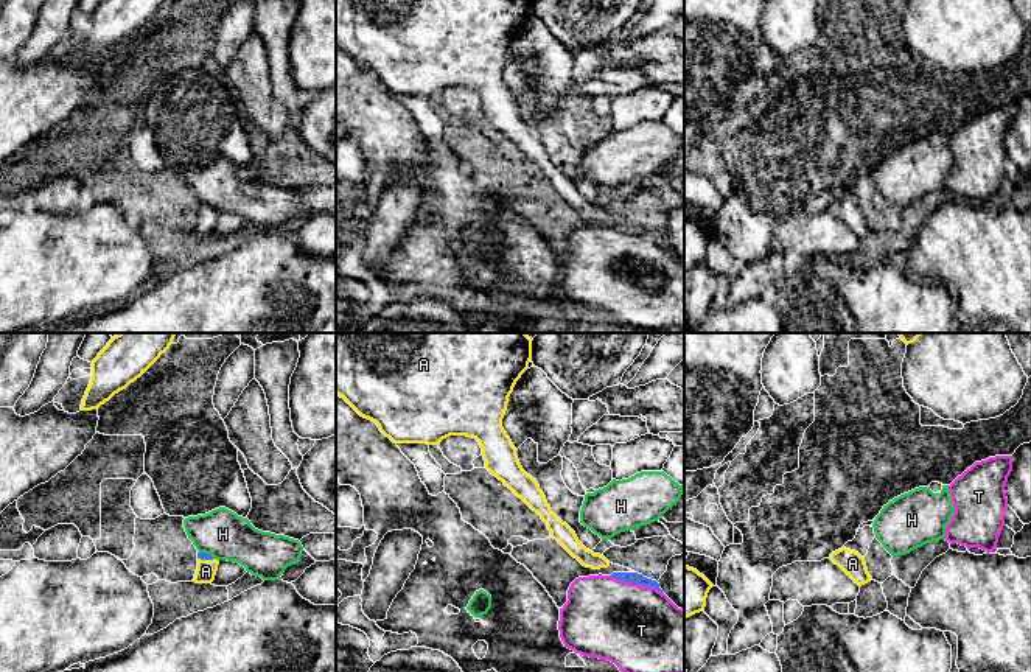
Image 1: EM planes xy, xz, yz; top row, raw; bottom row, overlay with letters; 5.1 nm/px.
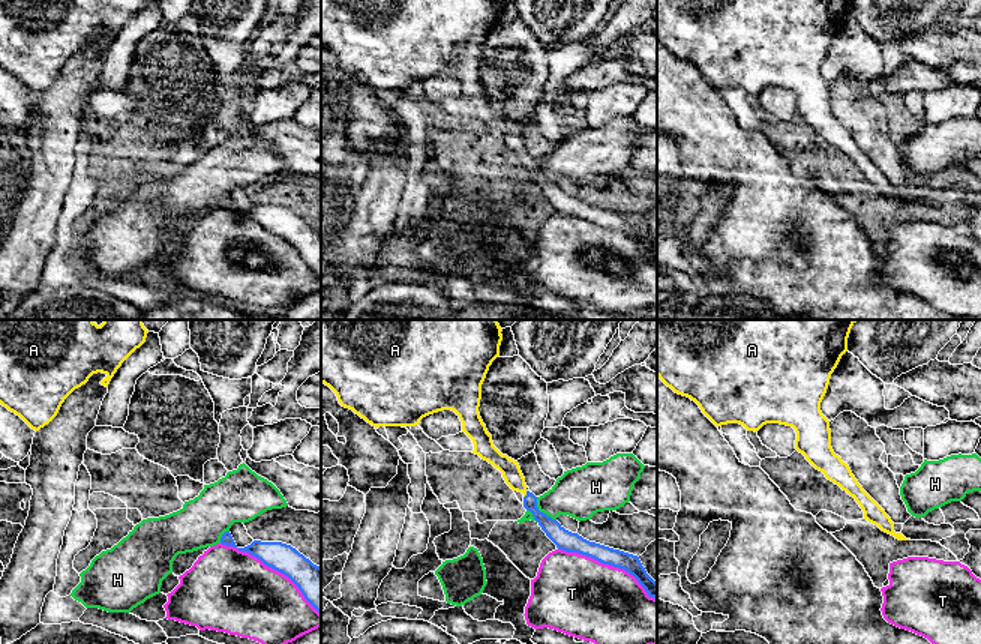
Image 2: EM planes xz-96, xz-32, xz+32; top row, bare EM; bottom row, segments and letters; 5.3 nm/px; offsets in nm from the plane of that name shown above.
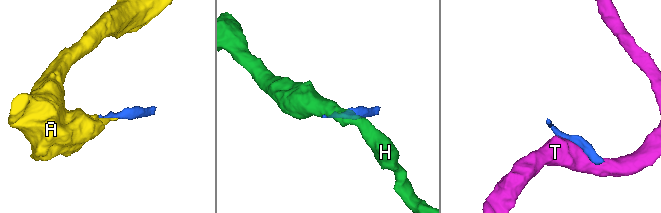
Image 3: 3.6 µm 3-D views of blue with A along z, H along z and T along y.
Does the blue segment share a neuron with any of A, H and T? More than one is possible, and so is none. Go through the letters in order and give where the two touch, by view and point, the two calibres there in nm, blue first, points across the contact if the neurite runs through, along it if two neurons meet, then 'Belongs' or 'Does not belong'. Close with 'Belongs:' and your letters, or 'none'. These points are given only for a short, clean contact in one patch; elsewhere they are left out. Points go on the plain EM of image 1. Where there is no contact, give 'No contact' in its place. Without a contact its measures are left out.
A: Touches blue at xy (206, 210). Thickness 50 nm (blue) against 100 nm. Belongs
H: Touches blue at xy (207, 206). Thickness 50 nm (blue) against 240 nm. Boundary: xy (199, 202), (215, 209). Does not belong
T: Touches blue at xz (636, 234). Thickness 60 nm (blue) against 440 nm. Does not belong
Belongs: A

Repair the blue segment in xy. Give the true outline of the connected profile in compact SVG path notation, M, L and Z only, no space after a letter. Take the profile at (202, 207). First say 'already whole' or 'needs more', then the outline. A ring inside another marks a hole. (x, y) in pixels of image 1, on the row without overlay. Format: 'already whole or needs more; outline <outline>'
needs more; outline M197 204L197 221L193 233L211 235L218 222L219 212L205 204Z

